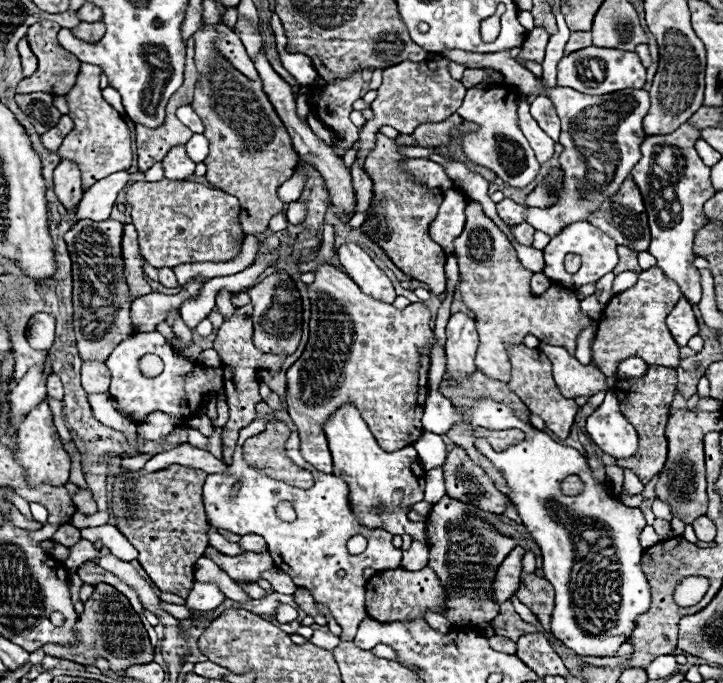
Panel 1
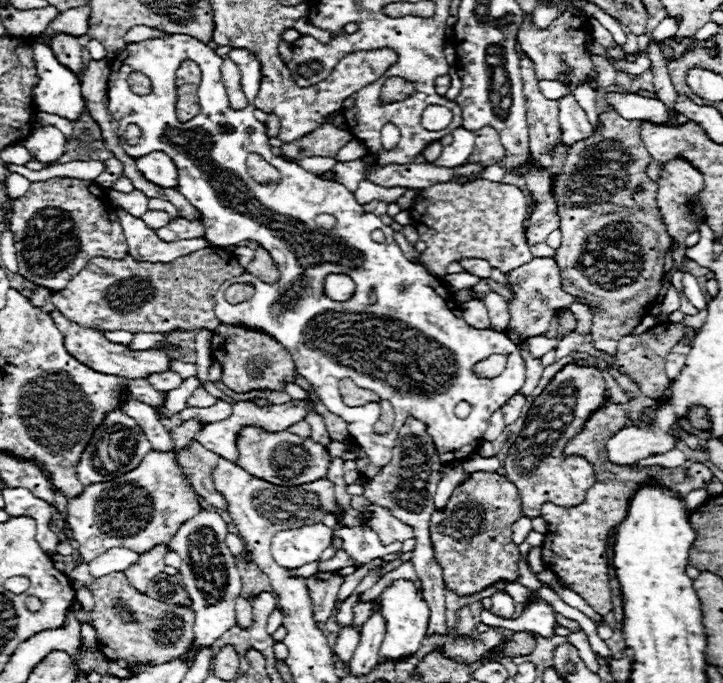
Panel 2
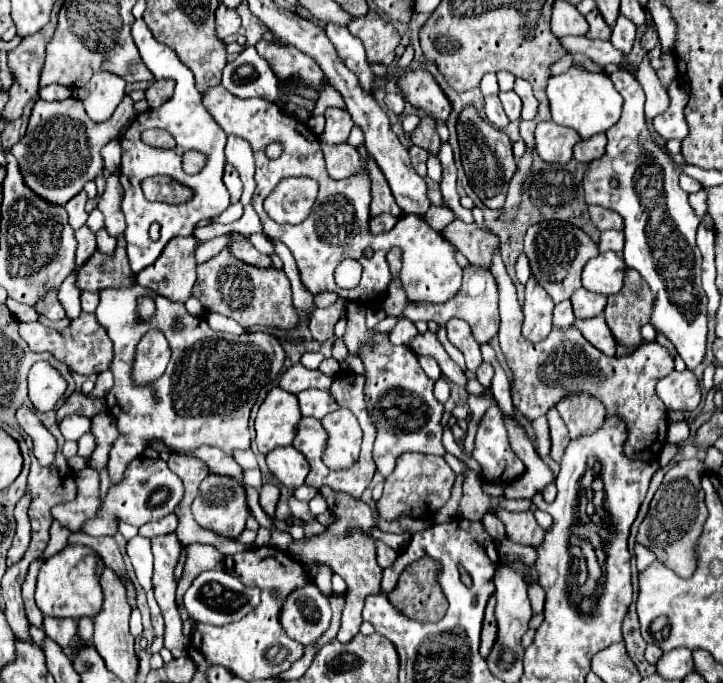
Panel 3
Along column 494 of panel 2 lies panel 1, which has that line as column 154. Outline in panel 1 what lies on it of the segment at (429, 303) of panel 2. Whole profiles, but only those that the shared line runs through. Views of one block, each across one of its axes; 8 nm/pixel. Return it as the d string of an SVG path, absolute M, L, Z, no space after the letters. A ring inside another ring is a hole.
M136 332L134 336L130 336L122 344L118 344L118 348L106 360L106 364L112 374L110 394L120 404L120 408L126 412L126 416L138 424L146 422L148 414L152 414L154 410L162 410L174 418L188 420L194 412L198 412L198 408L202 406L202 400L208 396L208 392L222 390L222 376L216 374L216 368L198 366L196 362L180 358L172 350L172 346L164 340L164 336L158 332L146 332L146 334ZM144 354L158 354L162 358L164 372L160 376L146 378L140 372L138 360Z

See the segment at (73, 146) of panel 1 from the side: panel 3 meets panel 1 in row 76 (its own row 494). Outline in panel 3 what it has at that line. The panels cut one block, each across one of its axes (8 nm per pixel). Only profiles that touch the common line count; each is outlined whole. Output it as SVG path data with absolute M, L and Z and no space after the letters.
M84 468L74 474L78 496L72 502L54 506L52 516L70 532L80 532L86 520L96 518L100 508L100 478L92 468Z

